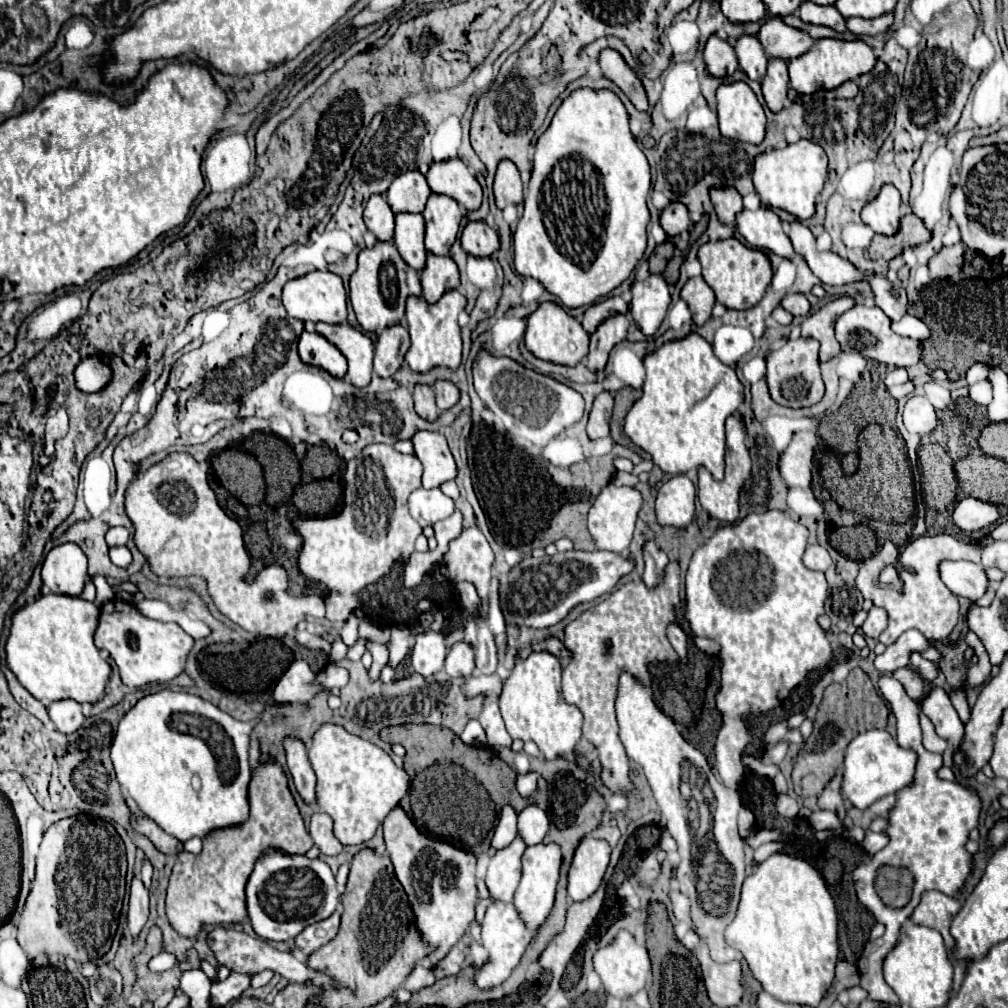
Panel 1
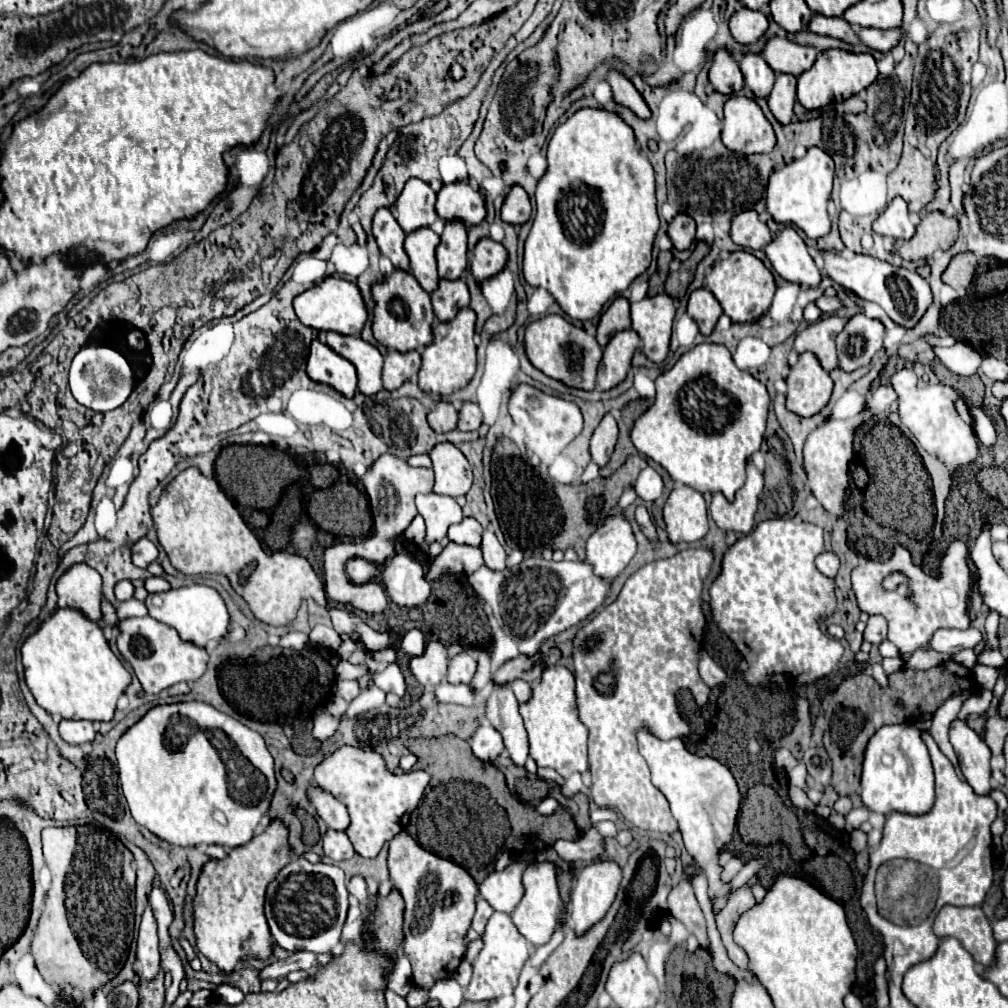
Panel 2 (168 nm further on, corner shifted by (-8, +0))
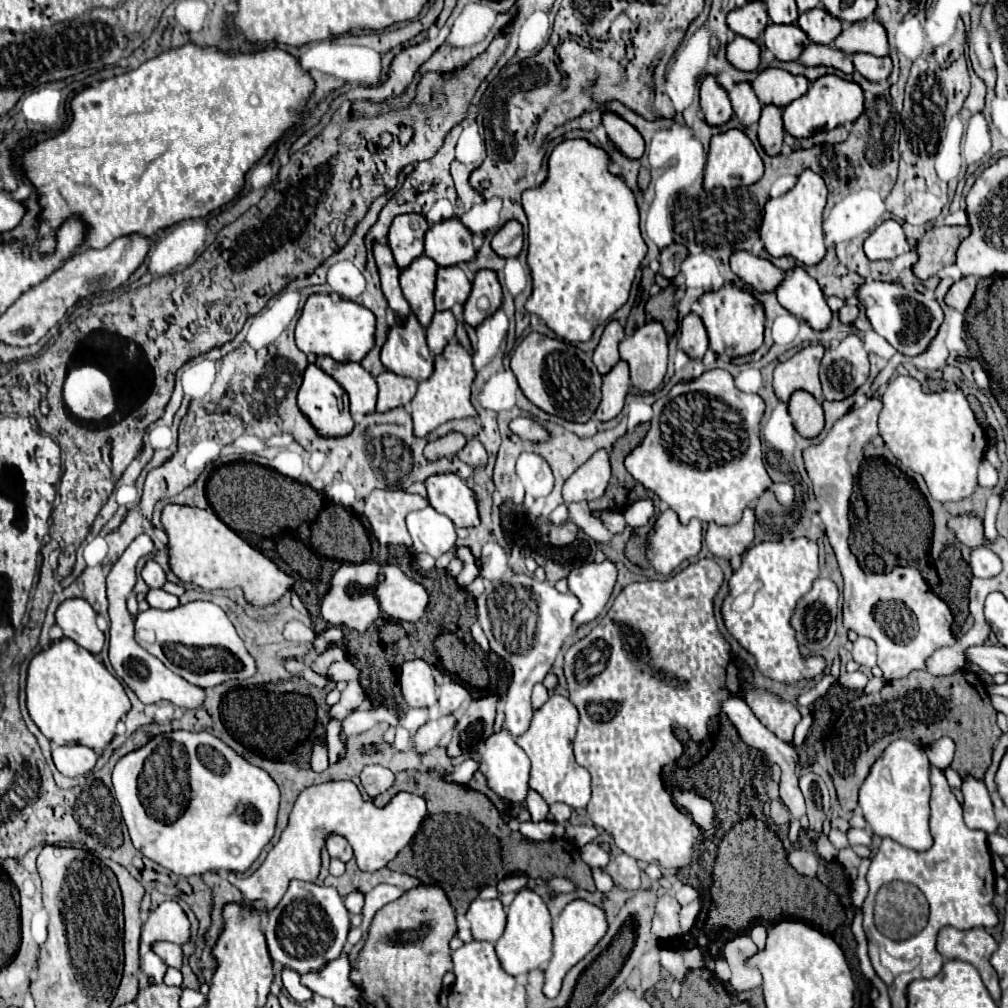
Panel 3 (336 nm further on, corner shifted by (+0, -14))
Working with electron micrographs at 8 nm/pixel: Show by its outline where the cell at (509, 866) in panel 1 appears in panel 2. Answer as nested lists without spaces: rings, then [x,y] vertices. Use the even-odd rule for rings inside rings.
[[[516,856],[514,864],[506,866],[500,872],[492,872],[482,884],[480,884],[480,894],[486,898],[494,910],[510,914],[518,902],[524,896],[524,884],[522,884],[522,874],[526,870],[526,856]]]

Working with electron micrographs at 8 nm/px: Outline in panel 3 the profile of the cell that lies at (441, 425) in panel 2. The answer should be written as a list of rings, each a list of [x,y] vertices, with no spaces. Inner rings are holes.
[[[450,432],[448,436],[430,442],[424,450],[424,456],[428,460],[438,460],[444,456],[456,456],[464,446],[466,446],[466,438],[458,432]]]

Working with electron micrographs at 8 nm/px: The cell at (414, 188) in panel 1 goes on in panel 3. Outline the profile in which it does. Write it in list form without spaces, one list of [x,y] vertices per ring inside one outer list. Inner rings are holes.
[[[402,214],[392,222],[388,234],[388,246],[400,270],[410,266],[418,256],[424,254],[426,230],[428,222],[420,214]]]

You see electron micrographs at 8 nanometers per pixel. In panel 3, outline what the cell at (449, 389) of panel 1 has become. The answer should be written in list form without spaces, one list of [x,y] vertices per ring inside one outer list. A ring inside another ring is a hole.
[[[468,440],[466,448],[458,452],[458,458],[472,468],[486,468],[486,462],[488,462],[488,454],[478,440]]]

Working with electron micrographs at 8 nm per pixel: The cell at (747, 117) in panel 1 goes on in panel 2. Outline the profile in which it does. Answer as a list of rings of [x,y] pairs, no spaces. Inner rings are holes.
[[[730,96],[724,104],[722,142],[728,150],[758,154],[774,148],[776,134],[754,98]]]

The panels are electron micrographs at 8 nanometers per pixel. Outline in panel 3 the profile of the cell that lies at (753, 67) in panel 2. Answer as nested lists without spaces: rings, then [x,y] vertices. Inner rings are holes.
[[[742,82],[742,84],[736,84],[732,90],[730,90],[730,104],[732,104],[732,110],[734,110],[734,118],[738,118],[742,122],[742,126],[752,126],[758,122],[760,118],[760,110],[762,110],[762,104],[760,100],[756,98],[752,86],[748,82]]]

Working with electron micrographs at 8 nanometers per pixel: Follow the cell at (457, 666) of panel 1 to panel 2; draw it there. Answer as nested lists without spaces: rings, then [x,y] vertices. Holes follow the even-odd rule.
[[[464,650],[456,654],[448,664],[448,682],[450,684],[470,684],[476,674],[476,660]]]

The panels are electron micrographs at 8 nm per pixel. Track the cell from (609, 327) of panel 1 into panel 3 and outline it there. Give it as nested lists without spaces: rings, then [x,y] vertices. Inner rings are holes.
[[[618,362],[602,382],[602,400],[596,410],[596,420],[608,422],[616,418],[624,406],[624,398],[630,388],[630,374],[628,374],[628,364]]]

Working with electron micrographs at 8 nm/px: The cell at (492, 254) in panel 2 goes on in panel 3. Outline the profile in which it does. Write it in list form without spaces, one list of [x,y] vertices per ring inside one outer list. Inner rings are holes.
[[[480,270],[472,282],[472,292],[464,304],[464,320],[472,328],[490,318],[502,304],[502,288],[492,270]]]

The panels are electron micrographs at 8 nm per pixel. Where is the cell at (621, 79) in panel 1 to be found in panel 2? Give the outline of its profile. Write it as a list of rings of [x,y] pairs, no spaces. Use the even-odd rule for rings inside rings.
[[[610,70],[608,72],[608,82],[612,86],[612,94],[614,94],[614,100],[618,104],[624,104],[628,106],[632,112],[636,112],[640,118],[650,118],[650,108],[648,104],[644,102],[642,94],[634,88],[634,84],[618,70]]]

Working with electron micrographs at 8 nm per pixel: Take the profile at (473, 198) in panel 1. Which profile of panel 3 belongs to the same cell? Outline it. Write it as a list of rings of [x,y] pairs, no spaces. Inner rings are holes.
[[[450,218],[434,224],[426,232],[424,254],[432,258],[440,268],[448,268],[470,262],[476,252],[472,246],[472,234],[460,224],[458,218]]]

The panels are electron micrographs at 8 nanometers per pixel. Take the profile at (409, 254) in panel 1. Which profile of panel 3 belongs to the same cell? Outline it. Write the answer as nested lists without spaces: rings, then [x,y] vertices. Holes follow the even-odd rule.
[[[428,256],[416,258],[412,266],[402,270],[400,274],[400,286],[402,294],[410,304],[412,314],[418,318],[418,322],[428,328],[434,314],[434,286],[436,286],[436,262]]]

